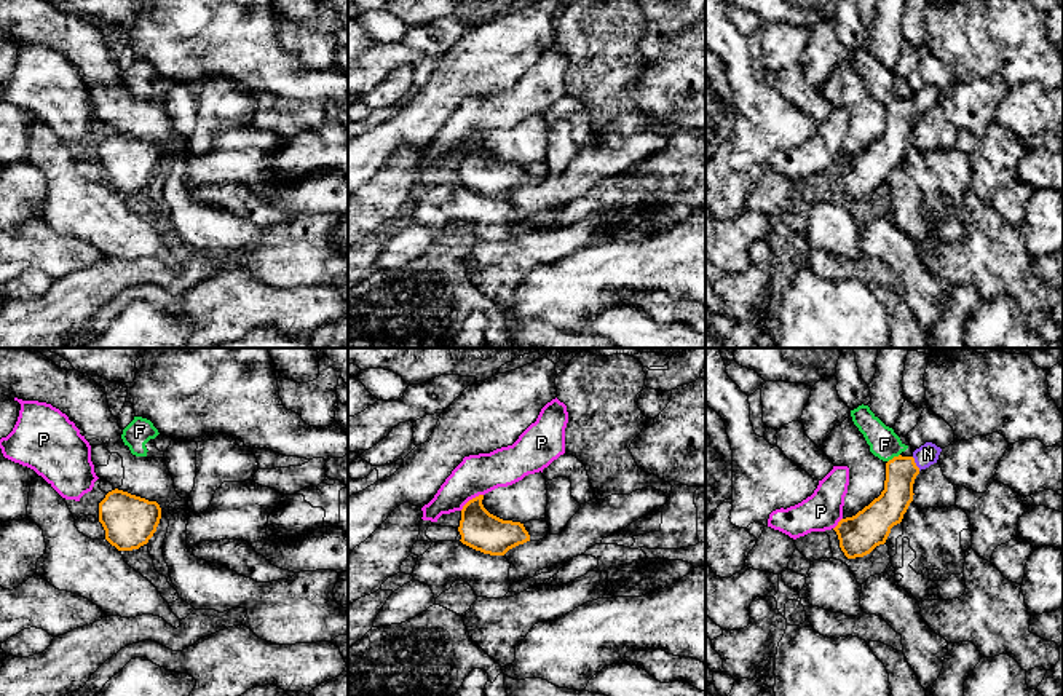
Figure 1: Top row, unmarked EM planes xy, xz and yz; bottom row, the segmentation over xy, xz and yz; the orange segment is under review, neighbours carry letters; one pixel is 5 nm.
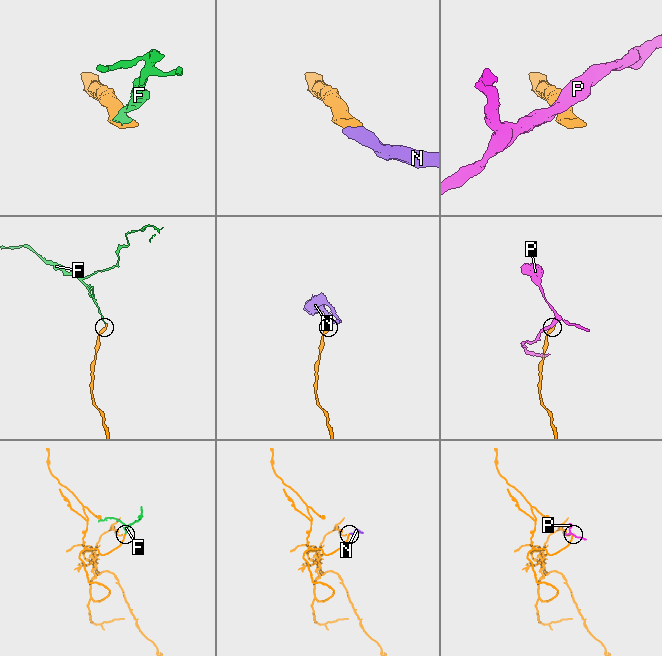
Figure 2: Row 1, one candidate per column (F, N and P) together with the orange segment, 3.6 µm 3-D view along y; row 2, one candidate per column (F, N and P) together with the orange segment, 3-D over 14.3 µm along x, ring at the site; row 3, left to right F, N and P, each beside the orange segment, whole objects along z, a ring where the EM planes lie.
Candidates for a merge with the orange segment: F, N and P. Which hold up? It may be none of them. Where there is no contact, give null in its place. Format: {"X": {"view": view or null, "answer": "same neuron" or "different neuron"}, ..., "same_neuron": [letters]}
{"F": {"view": "yz", "answer": "different neuron"}, "N": {"view": "yz", "answer": "same neuron"}, "P": {"view": "xz", "answer": "different neuron"}, "same_neuron": ["N"]}

